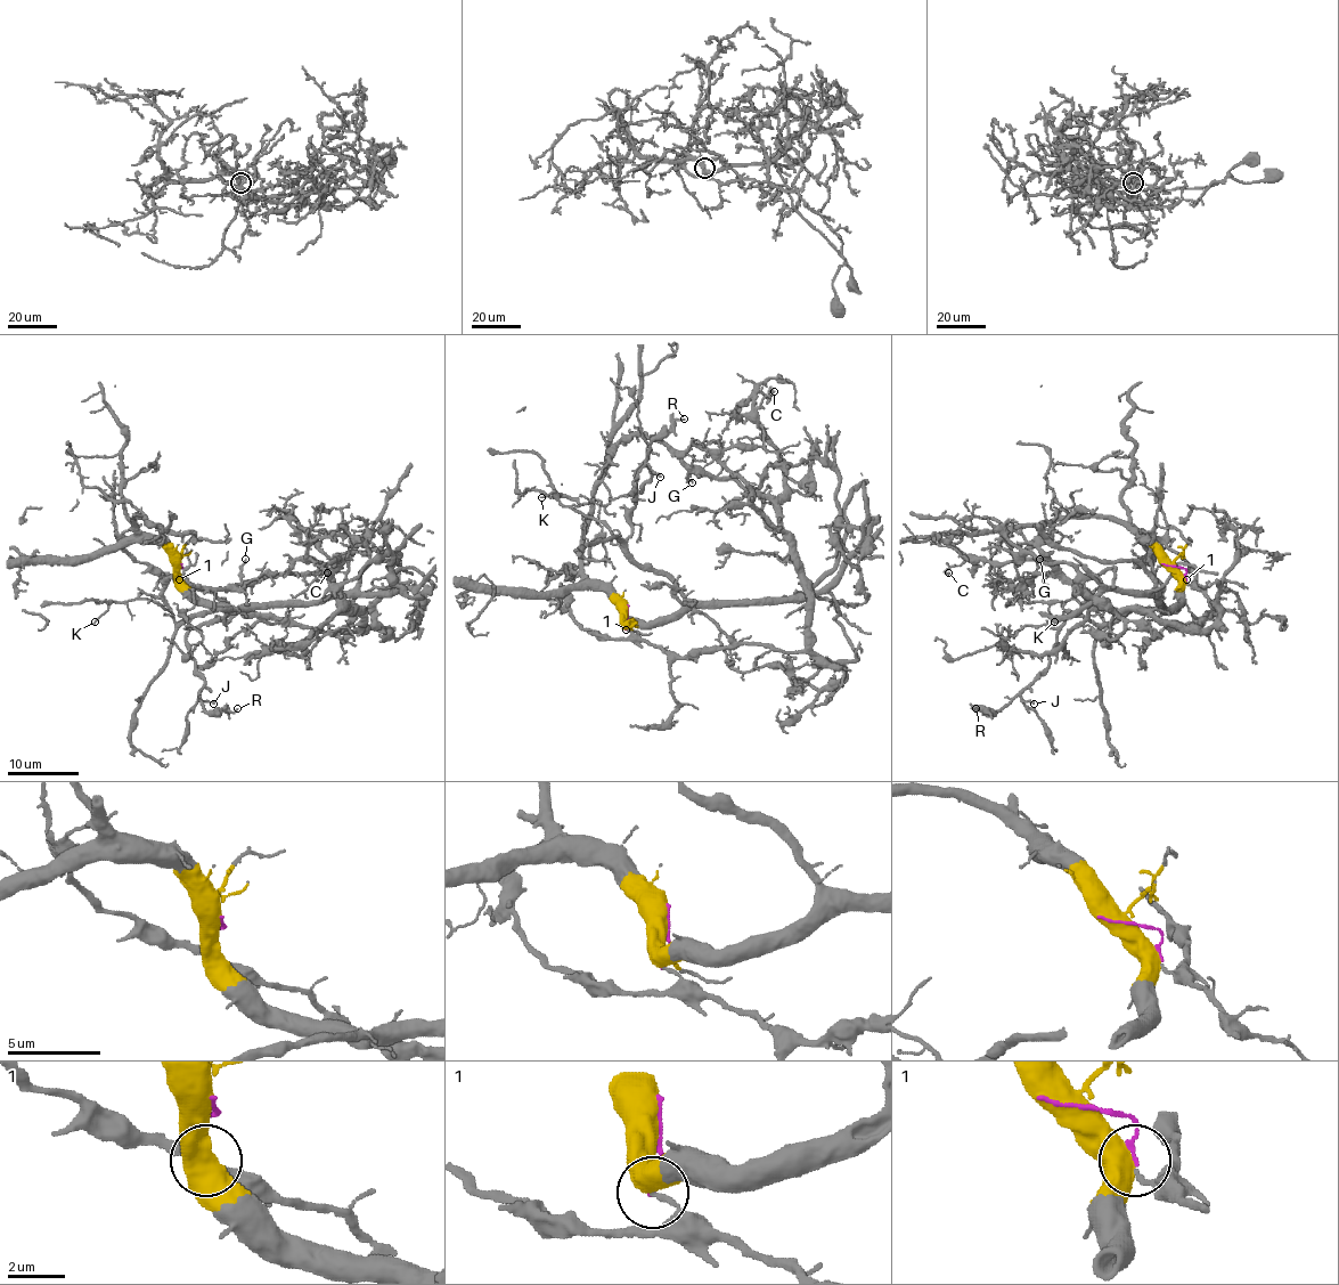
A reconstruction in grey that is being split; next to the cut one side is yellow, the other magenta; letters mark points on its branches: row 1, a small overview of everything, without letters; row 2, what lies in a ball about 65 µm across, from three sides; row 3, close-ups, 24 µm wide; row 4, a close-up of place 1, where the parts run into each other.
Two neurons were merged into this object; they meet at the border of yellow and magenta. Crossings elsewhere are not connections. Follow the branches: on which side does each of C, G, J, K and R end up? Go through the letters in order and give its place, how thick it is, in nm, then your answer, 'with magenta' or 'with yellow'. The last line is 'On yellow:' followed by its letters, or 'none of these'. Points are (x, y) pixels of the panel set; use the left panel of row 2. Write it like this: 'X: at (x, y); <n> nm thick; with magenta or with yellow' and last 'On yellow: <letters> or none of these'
C: at (327, 572); 140 nm thick; with magenta
G: at (245, 559); 90 nm thick; with magenta
J: at (213, 704); 100 nm thick; with yellow
K: at (95, 621); 100 nm thick; with yellow
R: at (237, 708); 110 nm thick; with yellow
On yellow: J, K, R

